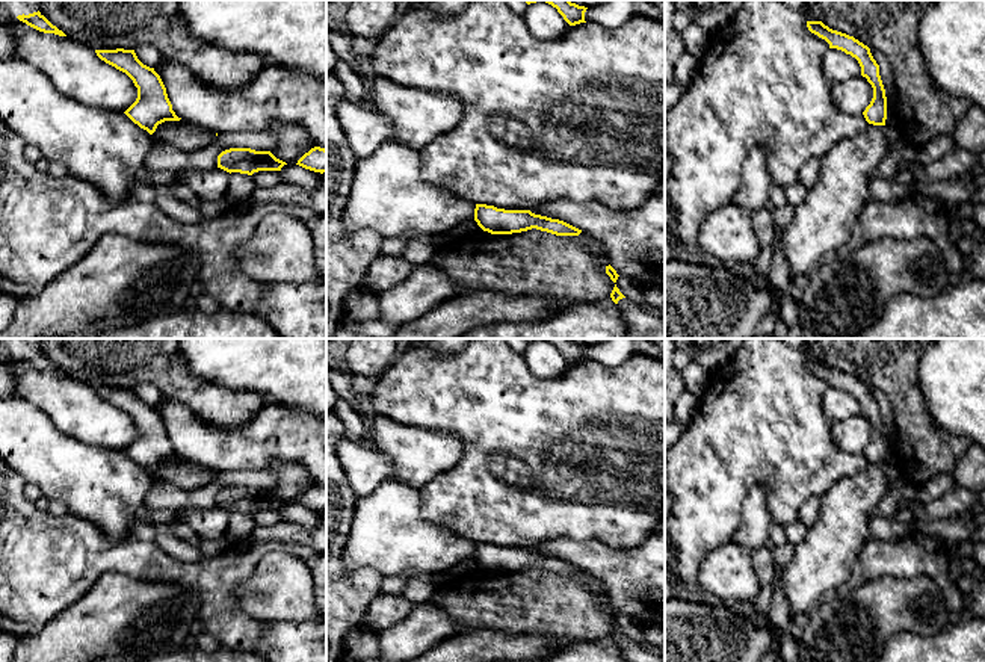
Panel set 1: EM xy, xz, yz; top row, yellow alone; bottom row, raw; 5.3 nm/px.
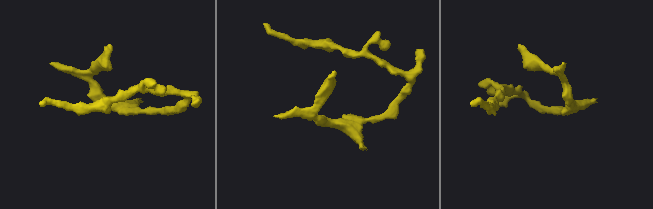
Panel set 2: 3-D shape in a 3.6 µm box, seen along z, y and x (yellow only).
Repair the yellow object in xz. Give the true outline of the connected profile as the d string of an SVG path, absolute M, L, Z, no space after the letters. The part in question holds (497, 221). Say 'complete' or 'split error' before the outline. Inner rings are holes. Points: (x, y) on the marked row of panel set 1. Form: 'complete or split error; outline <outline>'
complete; outline M476 204L474 221L491 234L512 234L532 228L556 236L579 236L582 233L564 221L535 215L530 210L505 210L486 204Z

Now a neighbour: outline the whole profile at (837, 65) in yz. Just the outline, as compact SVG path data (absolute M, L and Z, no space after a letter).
M829 48L822 59L823 76L831 82L846 82L861 76L861 67L855 57L841 50Z

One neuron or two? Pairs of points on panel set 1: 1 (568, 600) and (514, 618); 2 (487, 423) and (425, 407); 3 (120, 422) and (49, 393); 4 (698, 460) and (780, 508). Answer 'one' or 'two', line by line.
1: one
2: one
3: one
4: one

